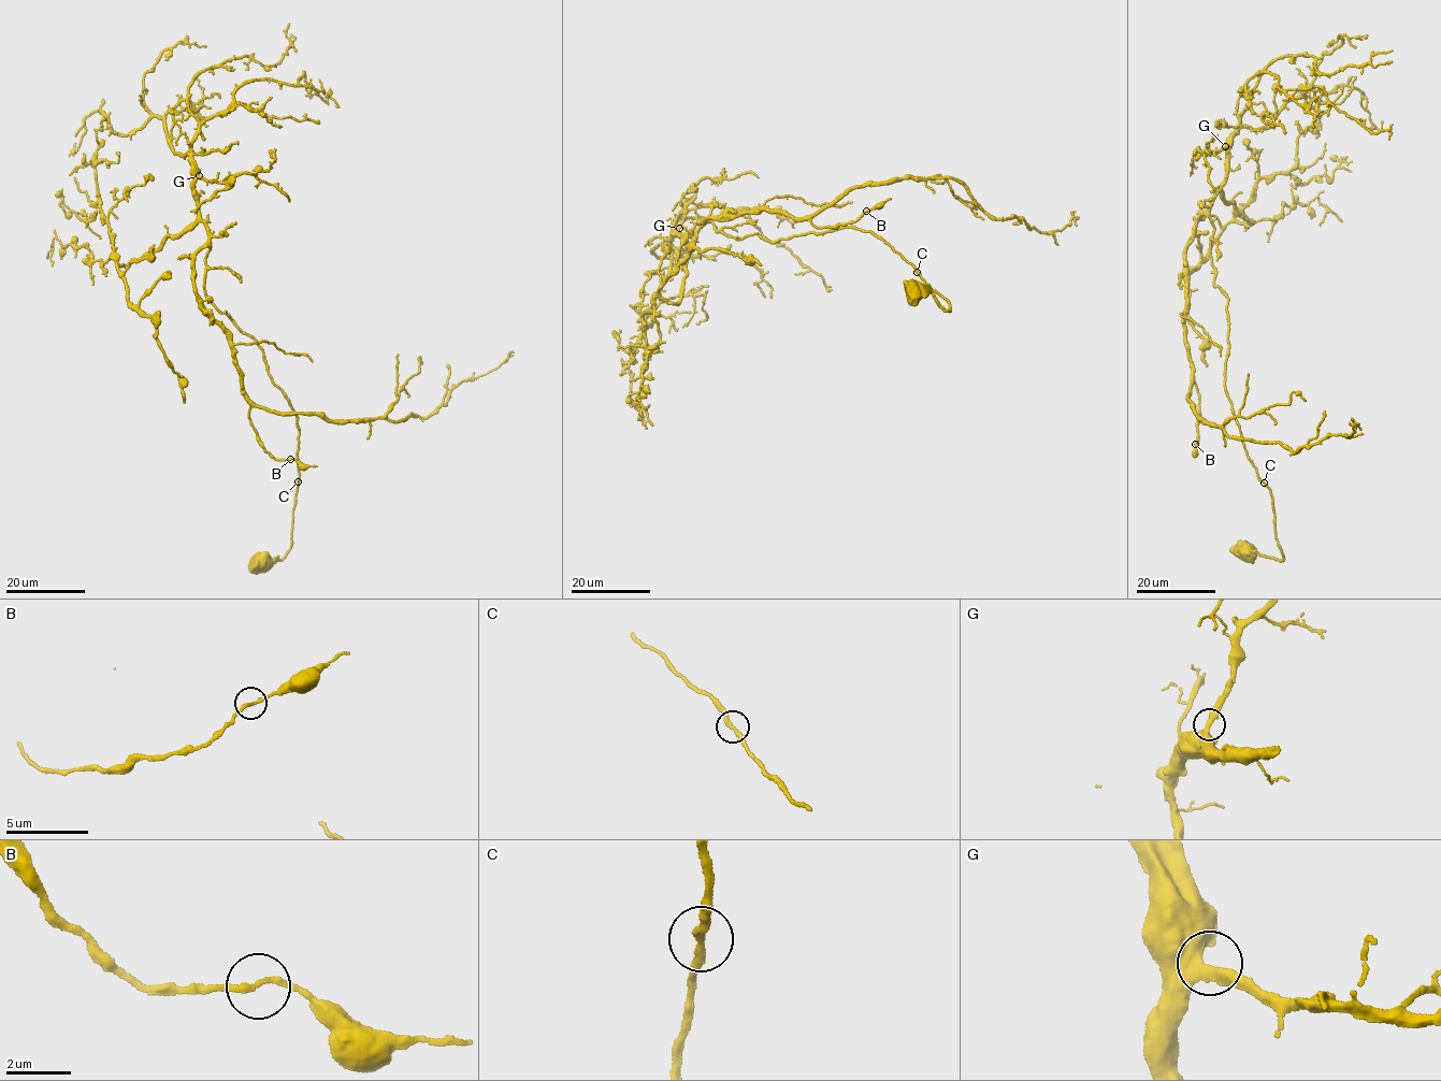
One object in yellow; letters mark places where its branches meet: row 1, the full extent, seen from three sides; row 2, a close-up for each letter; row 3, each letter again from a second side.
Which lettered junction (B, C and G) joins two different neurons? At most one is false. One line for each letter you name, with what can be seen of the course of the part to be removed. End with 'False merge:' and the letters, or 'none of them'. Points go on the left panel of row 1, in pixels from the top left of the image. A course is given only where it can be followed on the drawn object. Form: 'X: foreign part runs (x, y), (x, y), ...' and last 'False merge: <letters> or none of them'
False merge: none of them

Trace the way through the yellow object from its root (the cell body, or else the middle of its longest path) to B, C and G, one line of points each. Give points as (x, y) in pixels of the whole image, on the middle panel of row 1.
B: (913, 291), (949, 310), (870, 232), (845, 226), (774, 242), (697, 221), (764, 210), (833, 228), (866, 211)
C: (913, 291), (914, 296), (930, 291), (939, 305), (949, 310), (947, 300), (928, 287), (917, 271)
G: (913, 291), (949, 310), (911, 264), (858, 228), (774, 242), (728, 235), (707, 219), (694, 234), (679, 228)

